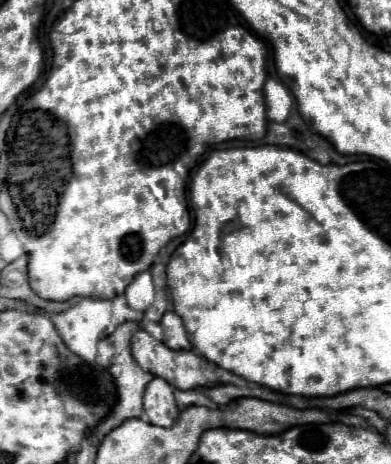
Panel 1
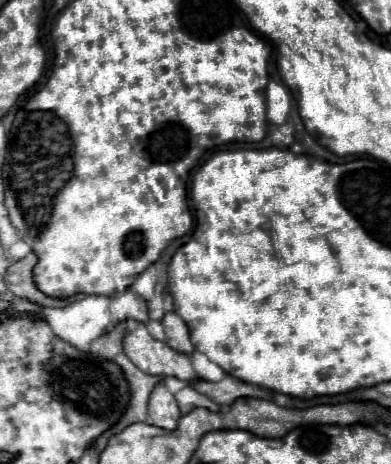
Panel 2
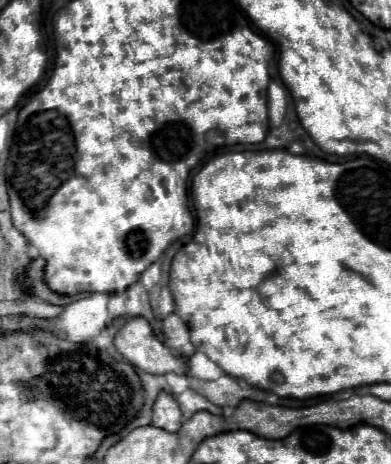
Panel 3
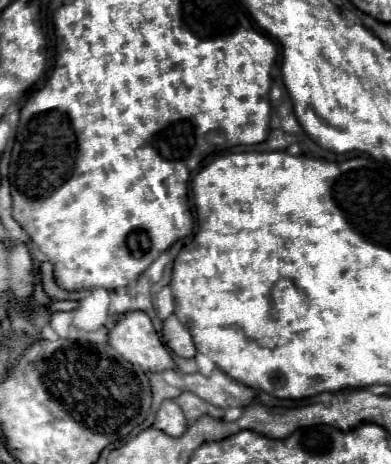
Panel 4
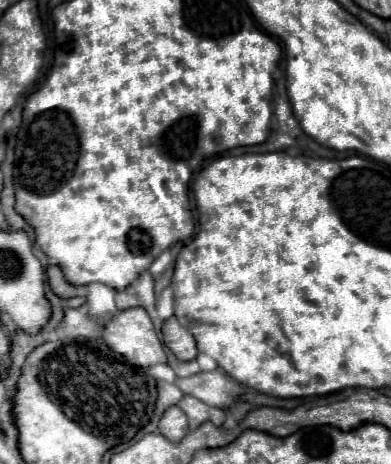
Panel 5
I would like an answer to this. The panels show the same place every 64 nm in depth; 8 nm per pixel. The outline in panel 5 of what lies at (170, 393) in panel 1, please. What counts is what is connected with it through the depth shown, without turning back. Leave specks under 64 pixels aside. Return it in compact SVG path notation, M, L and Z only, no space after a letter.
M172 406L164 412L158 432L162 436L166 436L170 442L178 444L188 434L188 418L184 416L184 412L178 406Z

